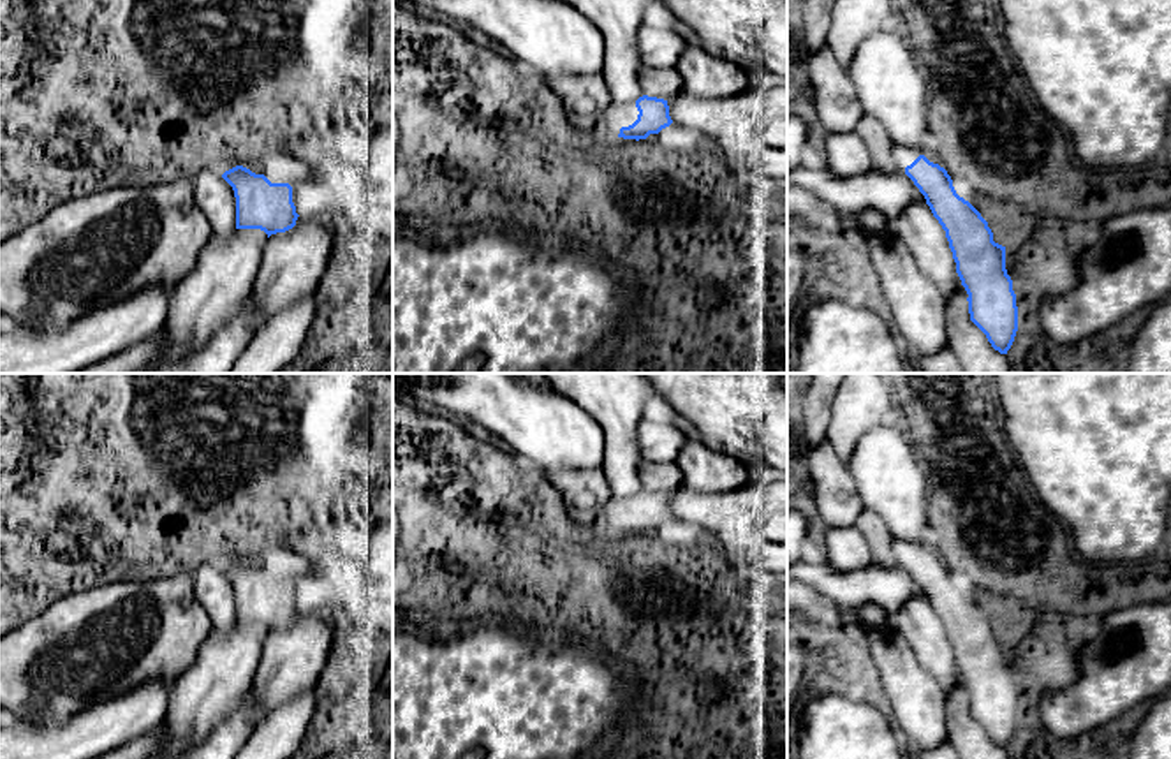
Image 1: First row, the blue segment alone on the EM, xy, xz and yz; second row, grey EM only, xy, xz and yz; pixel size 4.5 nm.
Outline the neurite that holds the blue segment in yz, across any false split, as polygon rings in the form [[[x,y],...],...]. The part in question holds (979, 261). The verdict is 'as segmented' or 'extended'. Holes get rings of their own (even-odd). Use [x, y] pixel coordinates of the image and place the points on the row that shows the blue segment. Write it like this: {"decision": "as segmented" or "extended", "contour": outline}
{"decision": "extended", "contour": [[[893,143],[895,169],[905,173],[924,195],[933,217],[946,231],[956,273],[968,298],[970,321],[986,335],[1000,354],[1007,354],[1018,331],[1018,306],[1013,280],[1005,269],[1005,247],[993,241],[993,232],[981,213],[953,187],[953,180],[926,148],[907,148]]]}

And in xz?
{"decision": "extended", "contour": [[[641,95],[636,102],[609,104],[599,113],[597,122],[604,123],[615,137],[646,139],[673,123],[667,100]]]}

